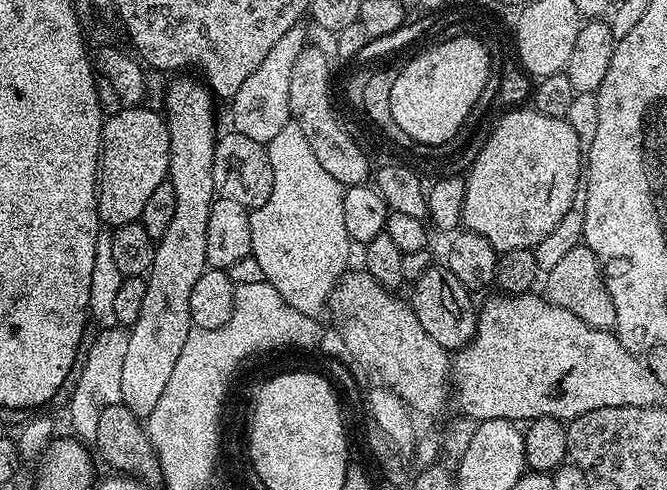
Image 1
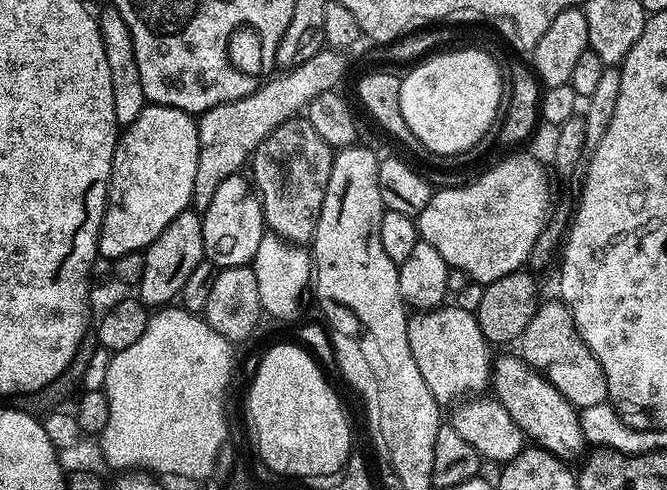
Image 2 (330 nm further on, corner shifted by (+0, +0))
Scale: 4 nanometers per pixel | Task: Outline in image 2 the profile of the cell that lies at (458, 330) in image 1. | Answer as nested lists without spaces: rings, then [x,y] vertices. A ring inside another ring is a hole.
[[[497,355],[493,359],[490,388],[491,391],[496,391],[493,392],[495,399],[508,411],[510,418],[514,418],[514,422],[524,431],[529,441],[535,442],[565,462],[572,462],[576,455],[579,457],[585,451],[586,441],[580,429],[577,409],[573,408],[546,377],[530,368],[519,355]]]

